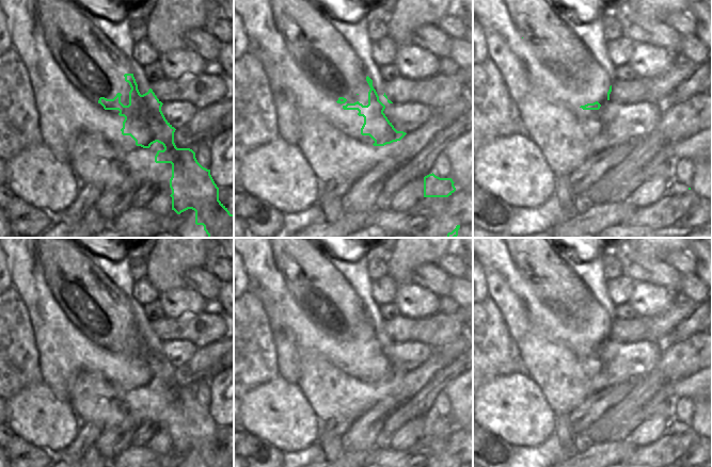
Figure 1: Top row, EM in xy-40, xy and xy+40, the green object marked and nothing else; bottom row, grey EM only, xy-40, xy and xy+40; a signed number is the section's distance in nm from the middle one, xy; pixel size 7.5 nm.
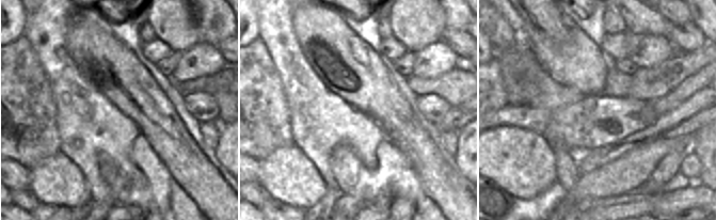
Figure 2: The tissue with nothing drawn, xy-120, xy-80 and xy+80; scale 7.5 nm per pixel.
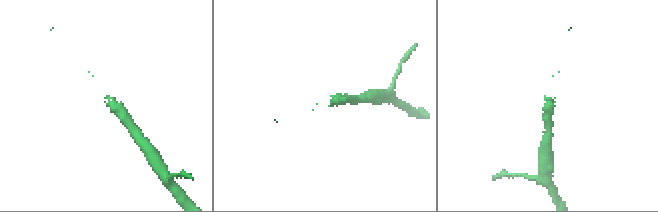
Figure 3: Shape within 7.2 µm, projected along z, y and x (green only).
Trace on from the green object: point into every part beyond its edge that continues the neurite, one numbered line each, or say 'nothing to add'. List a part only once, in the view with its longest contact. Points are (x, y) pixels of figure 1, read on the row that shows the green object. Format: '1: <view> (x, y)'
1: xy-40 (91, 62)

